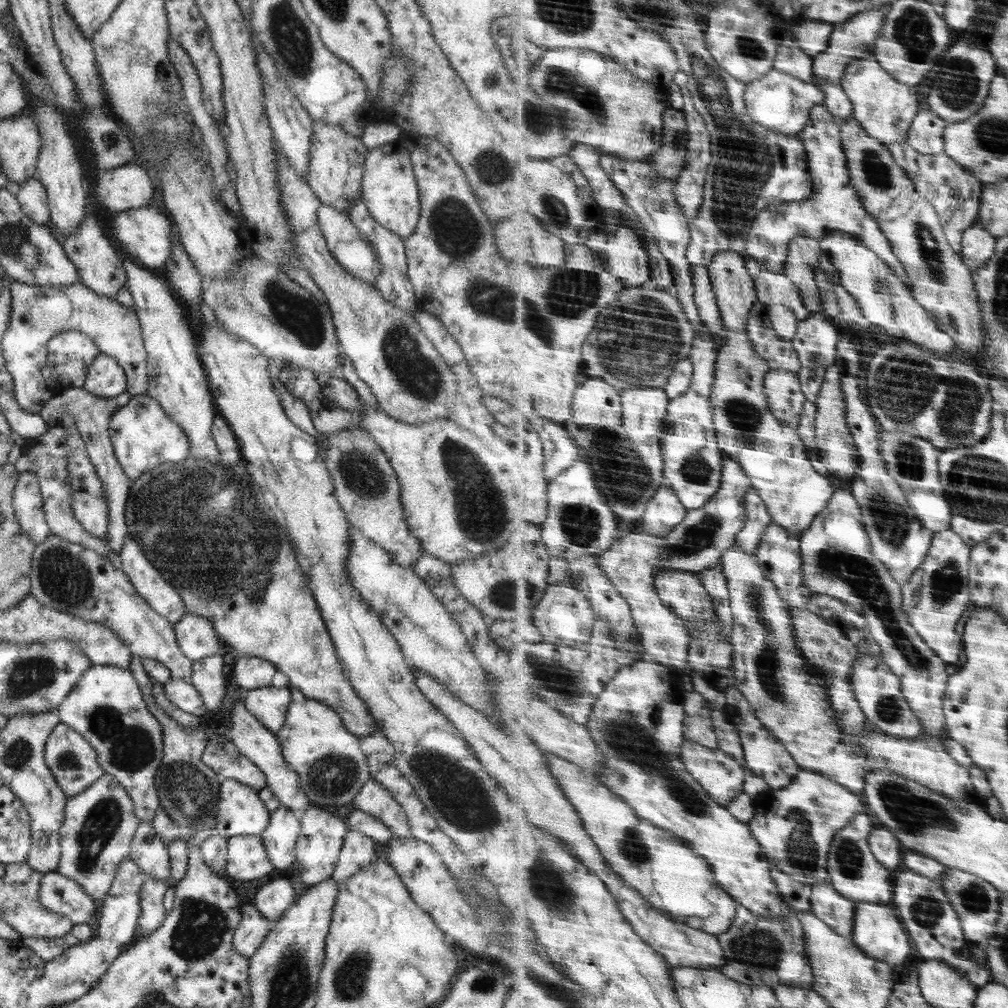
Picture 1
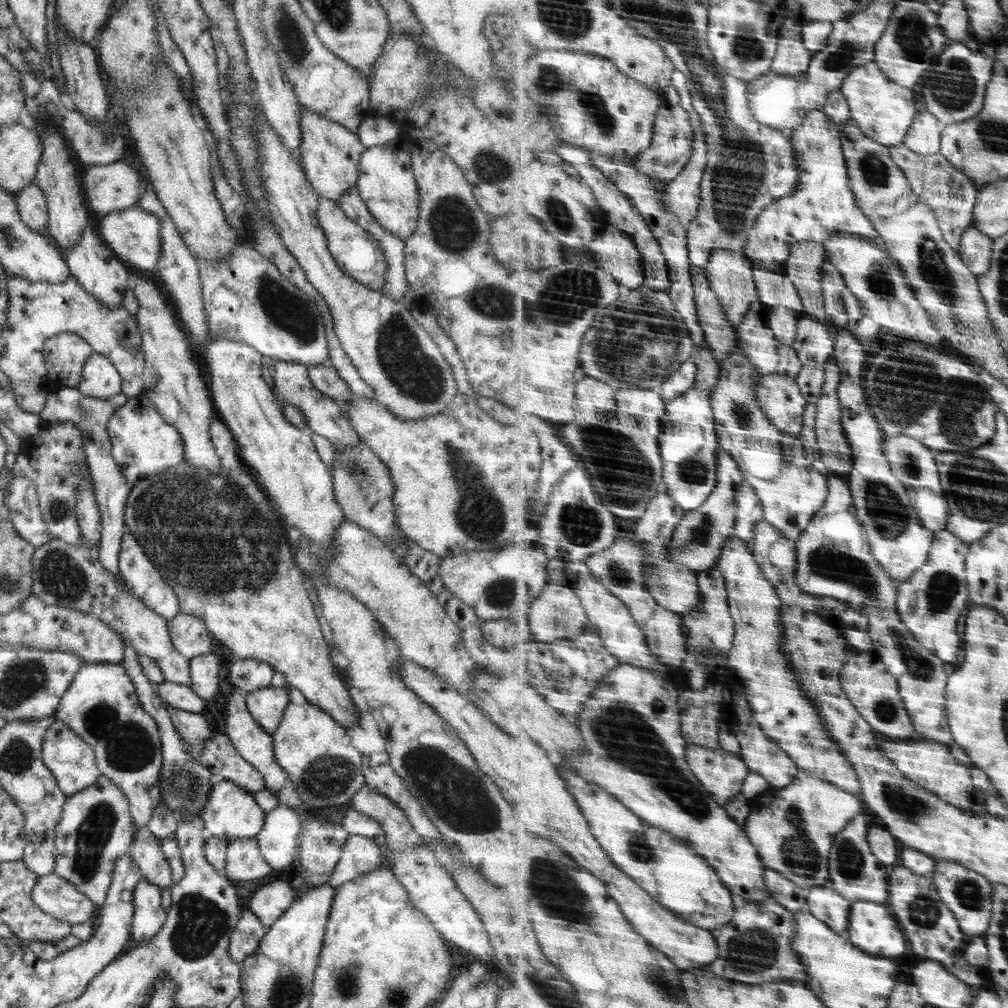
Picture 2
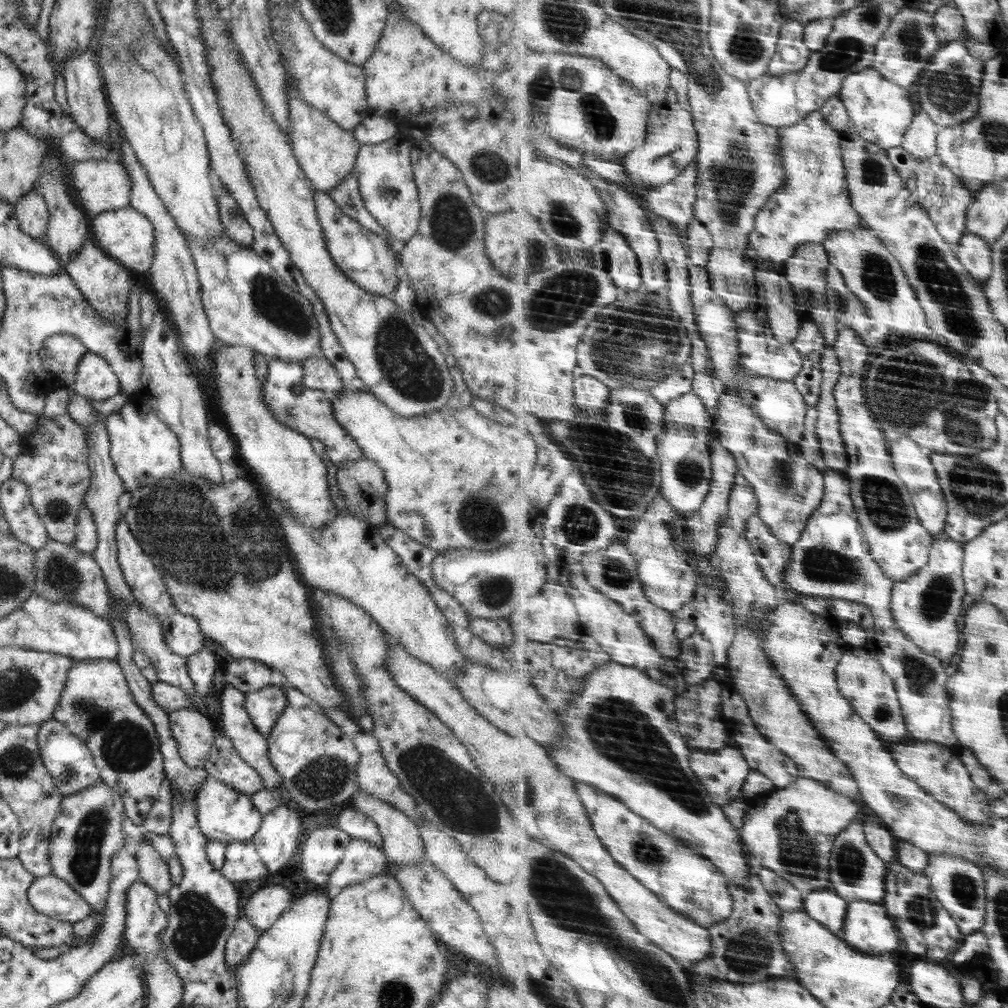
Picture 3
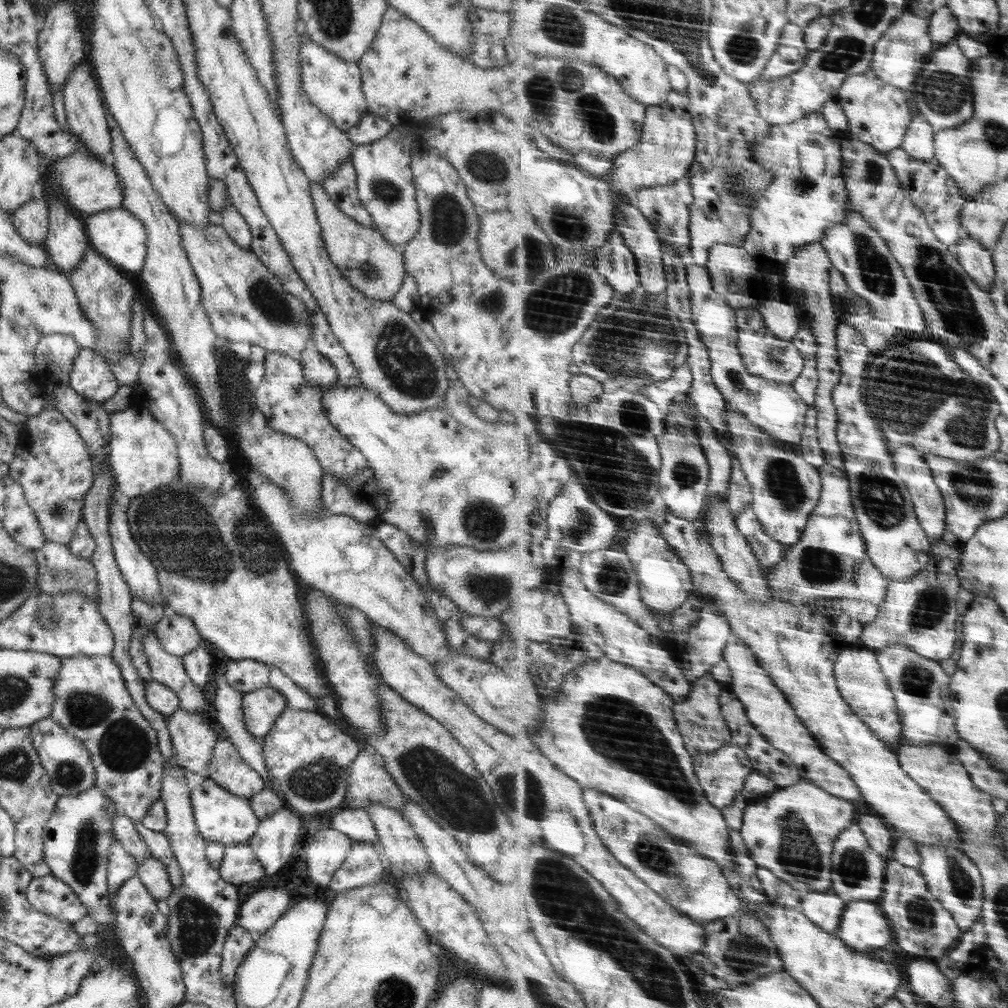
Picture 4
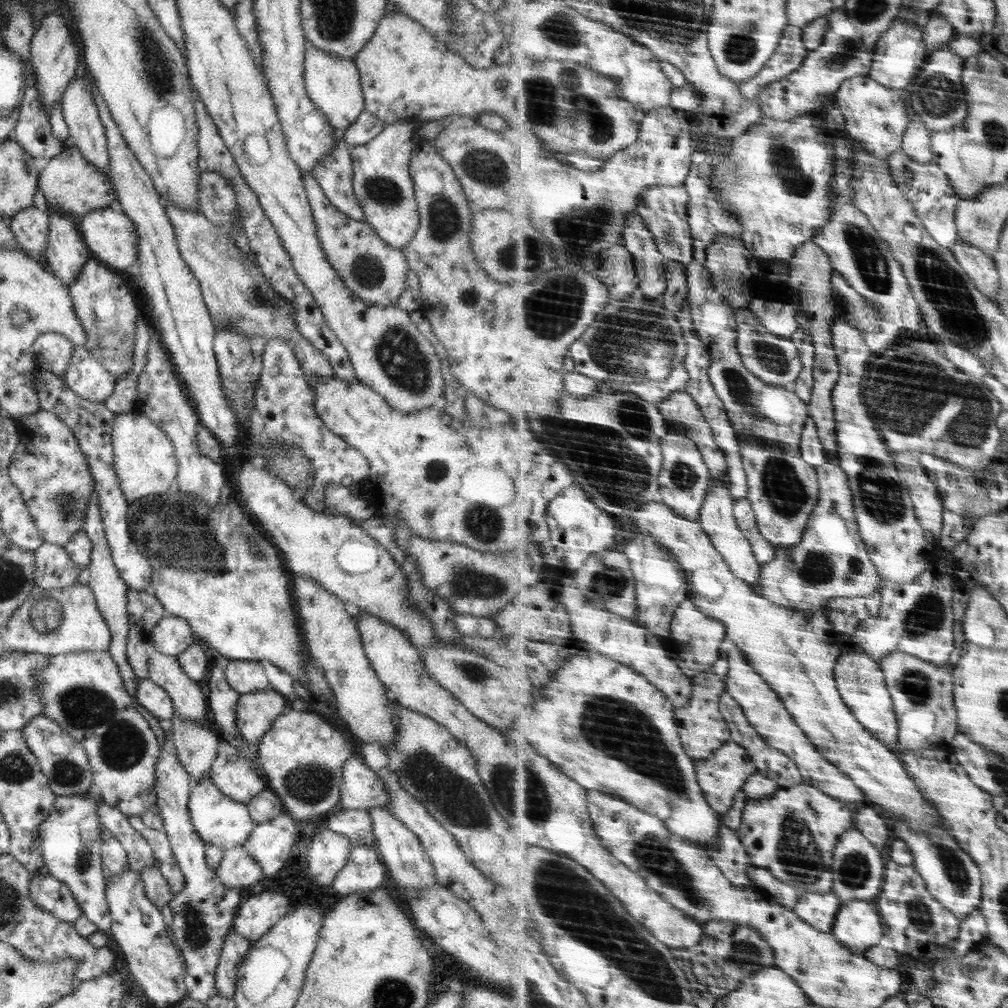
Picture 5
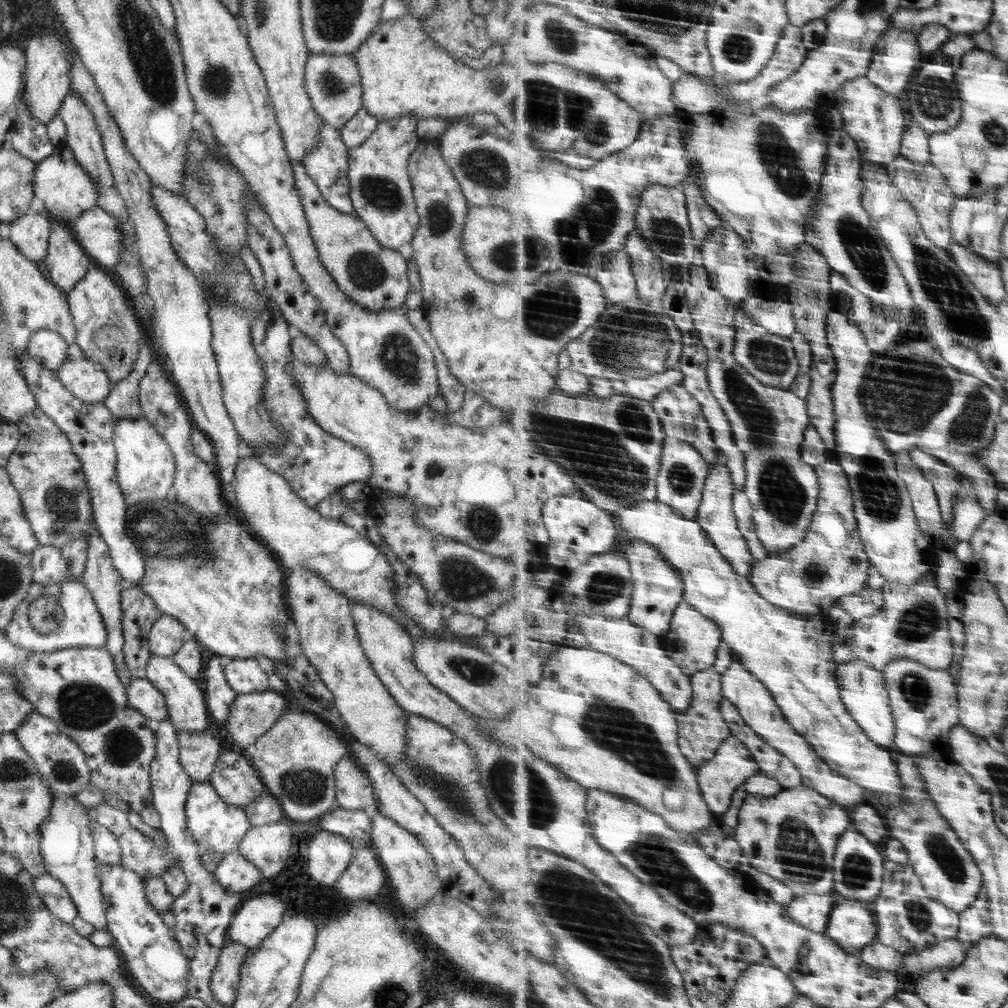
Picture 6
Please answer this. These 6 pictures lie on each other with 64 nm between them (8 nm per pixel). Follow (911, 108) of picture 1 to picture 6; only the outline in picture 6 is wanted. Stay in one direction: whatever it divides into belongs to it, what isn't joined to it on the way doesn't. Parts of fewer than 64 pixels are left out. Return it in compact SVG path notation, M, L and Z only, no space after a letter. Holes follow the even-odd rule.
M866 76L850 80L835 94L839 113L844 119L844 129L856 140L861 158L888 164L901 155L902 142L908 127L900 96L885 92Z

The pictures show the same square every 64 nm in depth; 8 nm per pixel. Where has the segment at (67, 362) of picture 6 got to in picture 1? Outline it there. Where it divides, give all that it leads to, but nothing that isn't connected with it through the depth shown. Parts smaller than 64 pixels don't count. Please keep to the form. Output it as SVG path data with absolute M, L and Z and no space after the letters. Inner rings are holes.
M99 353L93 357L92 364L87 368L82 388L99 398L112 399L125 392L125 373L106 354Z

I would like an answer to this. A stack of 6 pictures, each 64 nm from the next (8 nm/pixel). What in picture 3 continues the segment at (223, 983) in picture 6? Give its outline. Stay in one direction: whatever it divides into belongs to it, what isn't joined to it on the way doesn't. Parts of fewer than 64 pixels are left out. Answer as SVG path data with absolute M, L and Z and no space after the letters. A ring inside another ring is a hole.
M245 915L238 918L233 931L226 939L224 948L225 964L234 968L244 962L247 955L254 949L254 944L261 933L247 921Z

